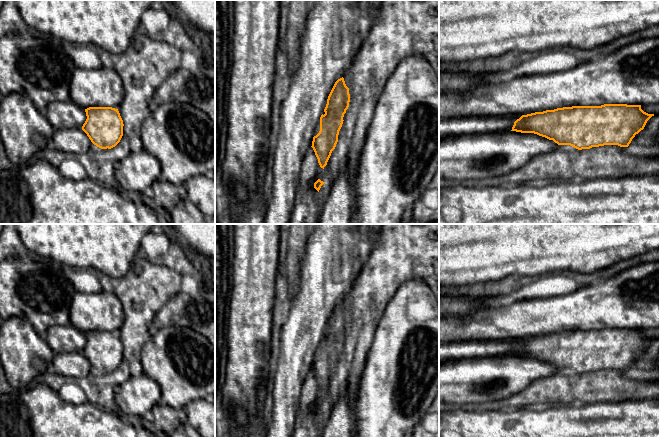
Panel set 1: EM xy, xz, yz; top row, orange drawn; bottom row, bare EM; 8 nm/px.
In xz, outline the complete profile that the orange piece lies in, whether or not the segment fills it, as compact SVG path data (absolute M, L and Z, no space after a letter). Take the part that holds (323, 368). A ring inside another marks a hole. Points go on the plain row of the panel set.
M344 302L338 303L327 323L325 338L320 341L320 355L313 361L312 372L321 392L327 389L338 366L343 341L349 331L350 318Z

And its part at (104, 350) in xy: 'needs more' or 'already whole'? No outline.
already whole

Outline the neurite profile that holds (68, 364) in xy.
M82 352L55 354L51 363L51 370L66 378L84 378L89 374L91 367Z

